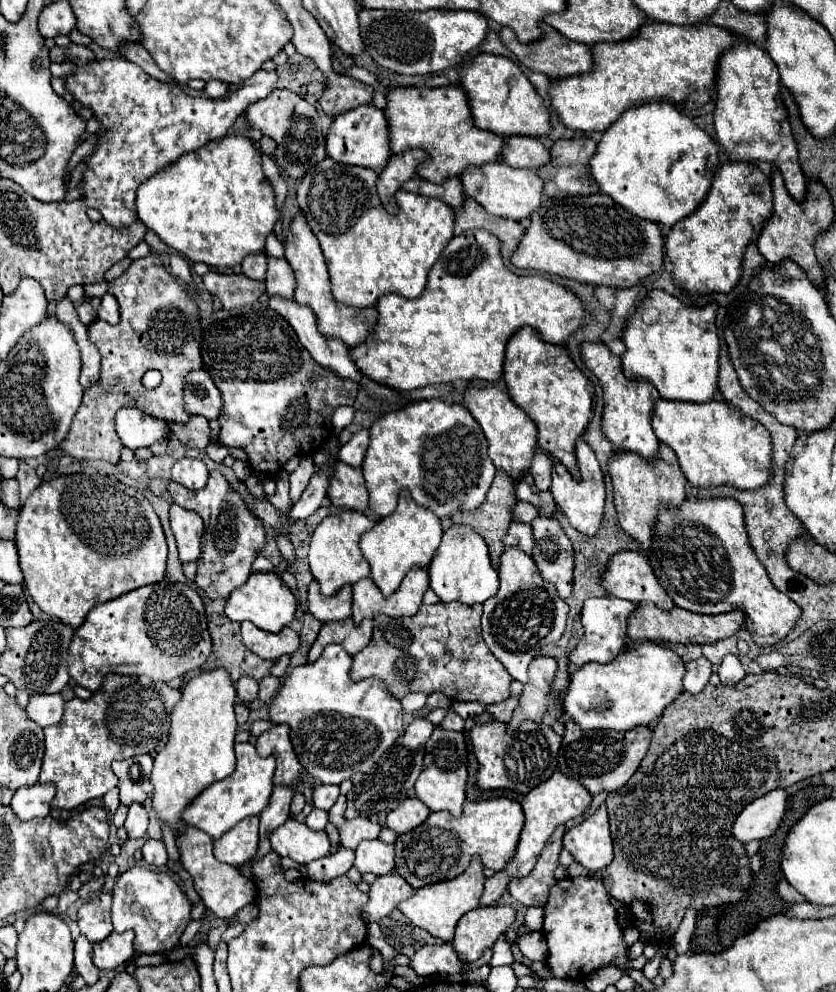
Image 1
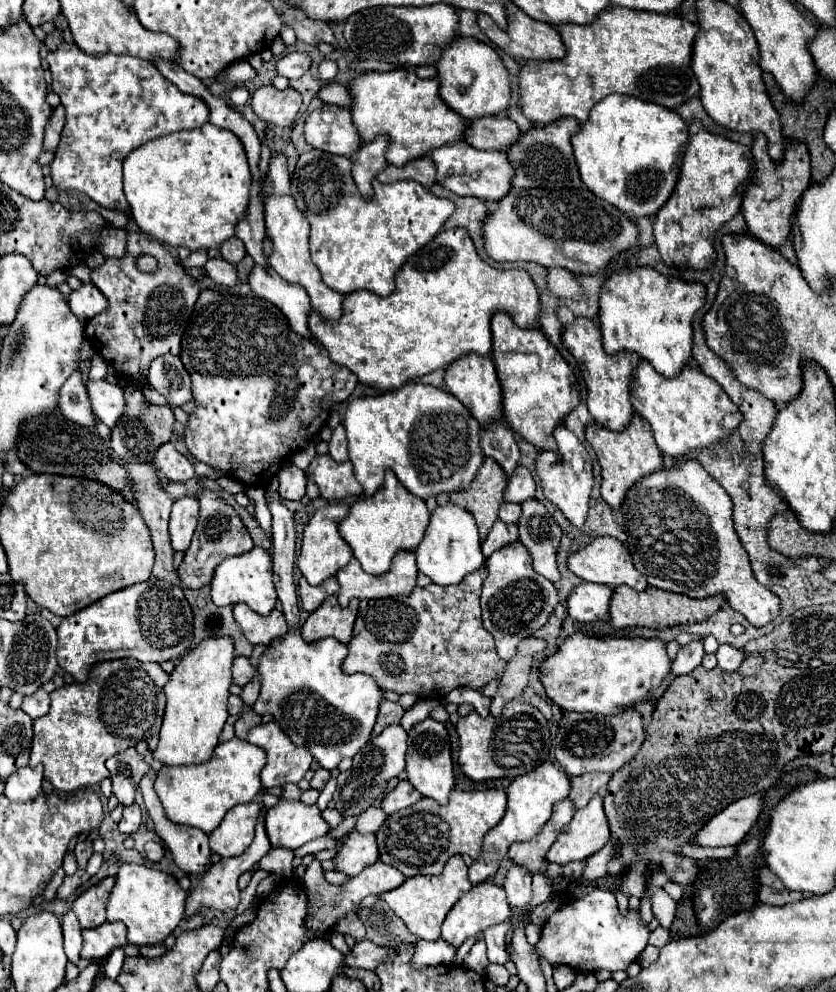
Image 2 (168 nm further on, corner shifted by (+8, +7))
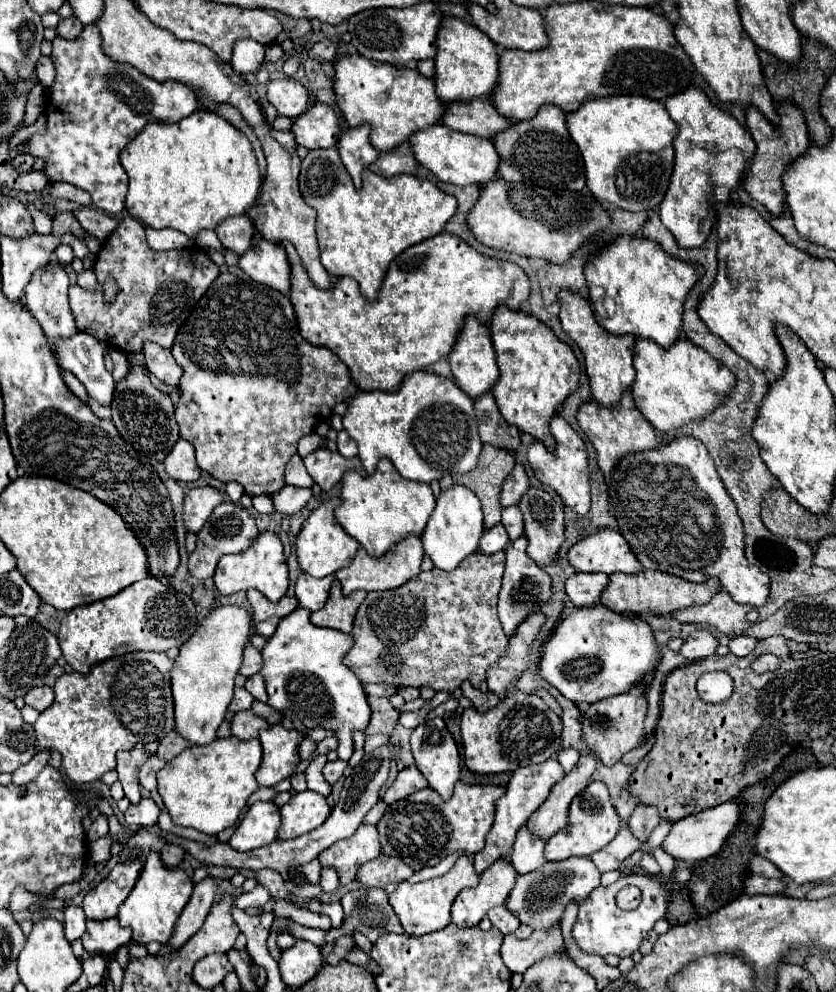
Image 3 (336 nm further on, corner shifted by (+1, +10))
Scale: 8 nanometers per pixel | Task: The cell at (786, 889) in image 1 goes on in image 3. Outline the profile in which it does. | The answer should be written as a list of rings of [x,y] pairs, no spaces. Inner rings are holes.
[[[754,855],[754,857],[750,859],[750,871],[752,871],[752,873],[758,873],[758,875],[762,875],[762,877],[772,877],[772,879],[782,879],[782,877],[784,877],[782,871],[776,869],[776,865],[772,865],[768,859],[764,859],[764,857],[760,857],[760,855]]]

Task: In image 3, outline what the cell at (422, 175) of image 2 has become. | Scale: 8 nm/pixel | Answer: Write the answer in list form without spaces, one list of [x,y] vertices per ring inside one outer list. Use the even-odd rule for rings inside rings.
[[[402,143],[392,151],[382,151],[378,161],[372,163],[372,167],[368,167],[368,169],[376,175],[390,177],[390,175],[398,175],[398,173],[416,173],[418,163],[410,151],[410,145]]]

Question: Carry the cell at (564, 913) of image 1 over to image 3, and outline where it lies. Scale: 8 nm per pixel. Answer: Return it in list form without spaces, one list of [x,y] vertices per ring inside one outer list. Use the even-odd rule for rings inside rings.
[[[622,875],[614,885],[596,887],[588,895],[588,899],[580,905],[572,935],[586,953],[594,953],[594,955],[602,955],[602,957],[606,957],[608,953],[614,953],[618,957],[630,957],[640,947],[640,943],[648,935],[648,931],[652,931],[654,923],[664,917],[666,905],[668,905],[666,889],[658,879],[648,877],[648,875]],[[626,885],[636,885],[642,891],[642,901],[634,911],[622,911],[616,907],[614,897]]]

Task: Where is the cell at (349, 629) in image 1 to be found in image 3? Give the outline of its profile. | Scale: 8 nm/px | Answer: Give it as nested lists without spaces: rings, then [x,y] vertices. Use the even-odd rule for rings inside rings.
[[[336,579],[332,583],[326,605],[320,611],[312,613],[310,619],[318,627],[330,627],[330,629],[338,629],[342,633],[350,633],[356,609],[364,601],[364,597],[366,597],[366,591],[354,591],[352,595],[342,595],[340,581]]]

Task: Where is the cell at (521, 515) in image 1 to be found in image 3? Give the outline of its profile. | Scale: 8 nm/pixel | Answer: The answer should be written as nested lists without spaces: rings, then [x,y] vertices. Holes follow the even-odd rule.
[[[518,505],[502,509],[502,525],[506,527],[510,541],[524,535],[524,523],[522,523],[522,513],[520,513]]]

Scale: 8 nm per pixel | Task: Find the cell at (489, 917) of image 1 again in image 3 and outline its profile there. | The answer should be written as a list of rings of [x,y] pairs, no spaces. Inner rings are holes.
[[[496,859],[496,863],[480,875],[480,883],[476,887],[464,889],[454,899],[452,923],[458,927],[478,925],[490,907],[506,903],[514,881],[516,871],[512,871],[512,863],[506,859]]]

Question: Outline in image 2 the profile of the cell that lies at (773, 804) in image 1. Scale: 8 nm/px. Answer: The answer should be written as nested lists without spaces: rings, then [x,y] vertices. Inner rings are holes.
[[[761,794],[745,796],[729,804],[721,814],[713,816],[697,834],[697,846],[731,846],[739,844],[755,826],[761,814]]]

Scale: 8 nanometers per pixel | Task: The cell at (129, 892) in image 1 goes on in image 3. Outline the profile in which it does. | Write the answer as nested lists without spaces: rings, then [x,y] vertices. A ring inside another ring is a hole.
[[[154,849],[148,853],[148,857],[144,861],[144,871],[140,873],[136,887],[132,889],[132,893],[120,907],[120,913],[118,913],[120,925],[132,929],[134,943],[140,943],[140,945],[148,945],[152,941],[168,943],[168,939],[172,937],[174,925],[176,925],[184,905],[188,903],[192,891],[194,891],[194,881],[186,875],[186,871],[180,867],[176,867],[176,869],[164,867],[158,851]]]

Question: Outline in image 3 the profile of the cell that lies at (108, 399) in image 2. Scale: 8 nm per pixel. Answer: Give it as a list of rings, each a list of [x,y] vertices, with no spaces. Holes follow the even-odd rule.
[[[76,333],[68,339],[56,339],[54,347],[60,367],[74,373],[84,383],[88,395],[100,405],[110,405],[114,379],[104,367],[104,353],[108,345],[92,335]]]

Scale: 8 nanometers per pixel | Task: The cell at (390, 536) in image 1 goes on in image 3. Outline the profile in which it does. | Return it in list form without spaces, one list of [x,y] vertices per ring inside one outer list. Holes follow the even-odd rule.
[[[380,459],[372,475],[362,477],[356,471],[346,471],[342,479],[342,505],[334,509],[338,523],[368,551],[372,557],[384,555],[396,541],[406,535],[420,535],[436,507],[430,485],[404,479],[388,459]]]

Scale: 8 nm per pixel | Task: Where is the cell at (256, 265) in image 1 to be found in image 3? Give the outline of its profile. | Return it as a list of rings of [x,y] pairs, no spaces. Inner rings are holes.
[[[236,215],[236,219],[224,219],[224,223],[216,227],[216,235],[226,249],[242,255],[252,243],[252,221],[246,215]]]

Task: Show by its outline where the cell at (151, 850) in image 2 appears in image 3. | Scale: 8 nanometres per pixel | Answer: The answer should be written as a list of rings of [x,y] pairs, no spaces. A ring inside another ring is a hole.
[[[166,843],[162,849],[160,849],[160,857],[162,857],[162,863],[166,867],[178,867],[184,859],[184,849],[178,847],[178,845],[170,845]]]

